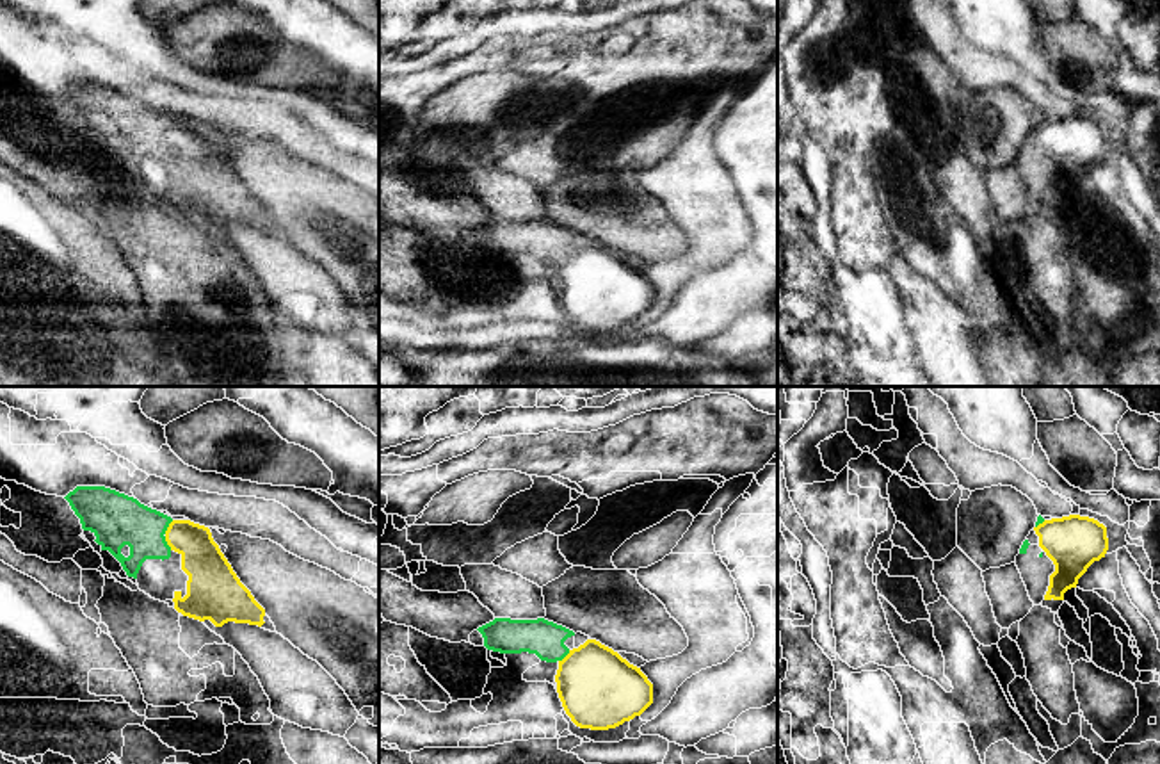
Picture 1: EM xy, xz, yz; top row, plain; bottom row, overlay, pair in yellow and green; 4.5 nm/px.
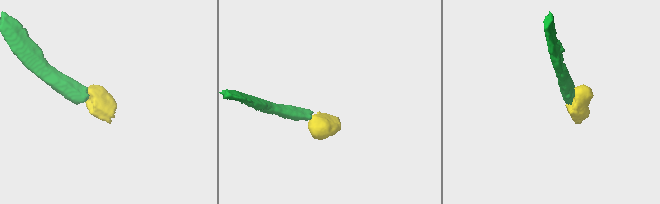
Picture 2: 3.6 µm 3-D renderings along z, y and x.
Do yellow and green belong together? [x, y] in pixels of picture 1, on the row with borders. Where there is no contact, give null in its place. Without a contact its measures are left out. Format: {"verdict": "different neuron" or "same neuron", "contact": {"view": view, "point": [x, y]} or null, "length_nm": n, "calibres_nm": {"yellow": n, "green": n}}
{"verdict": "same neuron", "contact": {"view": "xy", "point": [168, 528]}, "length_nm": 80, "calibres_nm": {"yellow": 190, "green": 240}}

